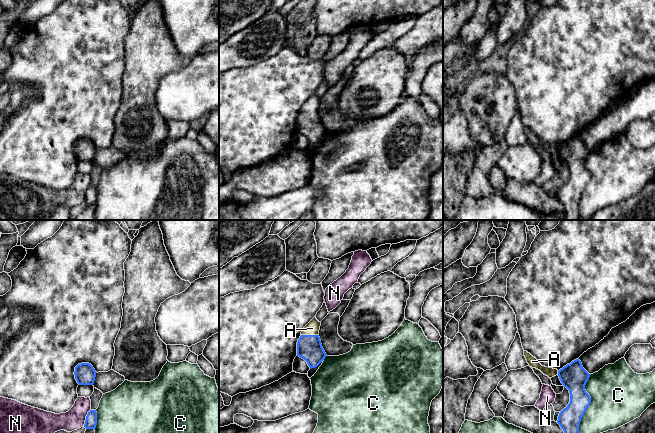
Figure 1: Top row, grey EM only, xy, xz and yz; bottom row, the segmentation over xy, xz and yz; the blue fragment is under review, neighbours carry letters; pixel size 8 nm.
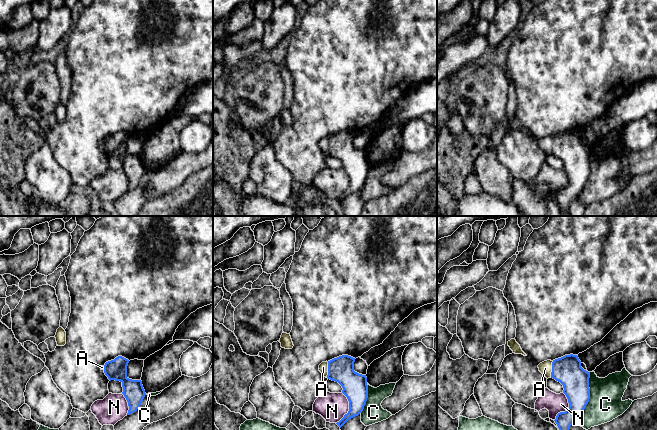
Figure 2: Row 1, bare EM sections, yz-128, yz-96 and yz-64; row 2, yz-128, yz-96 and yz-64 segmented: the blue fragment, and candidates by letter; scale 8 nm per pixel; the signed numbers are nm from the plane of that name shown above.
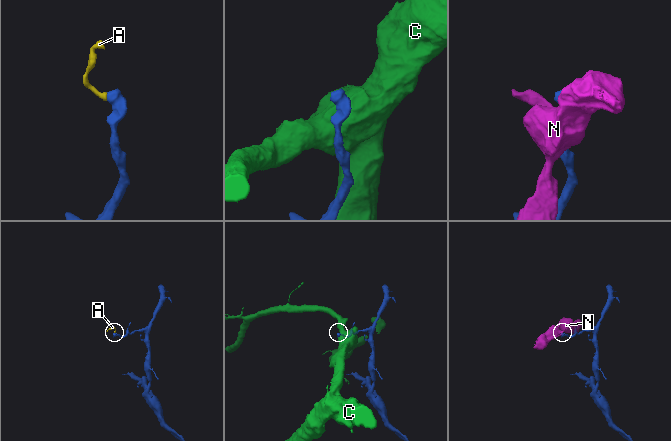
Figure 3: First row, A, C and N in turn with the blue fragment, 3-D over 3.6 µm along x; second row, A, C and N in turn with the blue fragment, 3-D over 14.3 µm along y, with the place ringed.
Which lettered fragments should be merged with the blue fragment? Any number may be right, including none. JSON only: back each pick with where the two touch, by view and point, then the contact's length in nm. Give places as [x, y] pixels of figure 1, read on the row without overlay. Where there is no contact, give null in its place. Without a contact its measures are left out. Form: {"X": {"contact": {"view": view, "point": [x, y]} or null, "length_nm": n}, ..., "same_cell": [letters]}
{"A": {"contact": {"view": "xz", "point": [309, 111]}, "length_nm": 140}, "same_cell": ["A"]}

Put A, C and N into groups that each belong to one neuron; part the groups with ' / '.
A / C / N

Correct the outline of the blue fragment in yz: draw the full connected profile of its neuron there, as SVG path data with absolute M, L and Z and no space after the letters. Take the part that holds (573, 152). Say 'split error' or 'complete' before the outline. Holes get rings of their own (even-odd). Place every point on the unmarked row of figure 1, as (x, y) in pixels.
split error | M524 127L524 132L530 143L540 146L549 154L558 151L563 162L569 166L570 178L559 189L557 199L564 207L566 220L578 220L579 201L586 185L591 179L591 173L585 166L585 161L591 150L583 144L579 134L558 147L557 145L542 142L527 127Z

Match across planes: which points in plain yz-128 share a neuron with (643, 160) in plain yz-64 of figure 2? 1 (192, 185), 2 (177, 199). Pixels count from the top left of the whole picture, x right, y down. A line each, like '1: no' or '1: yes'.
1: no
2: no

